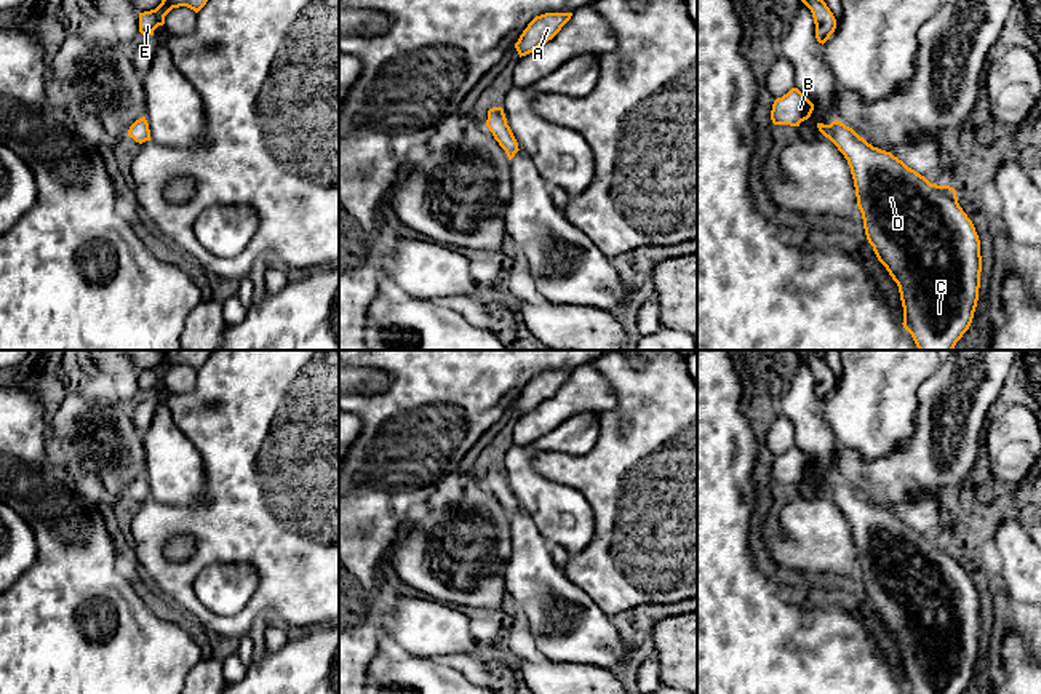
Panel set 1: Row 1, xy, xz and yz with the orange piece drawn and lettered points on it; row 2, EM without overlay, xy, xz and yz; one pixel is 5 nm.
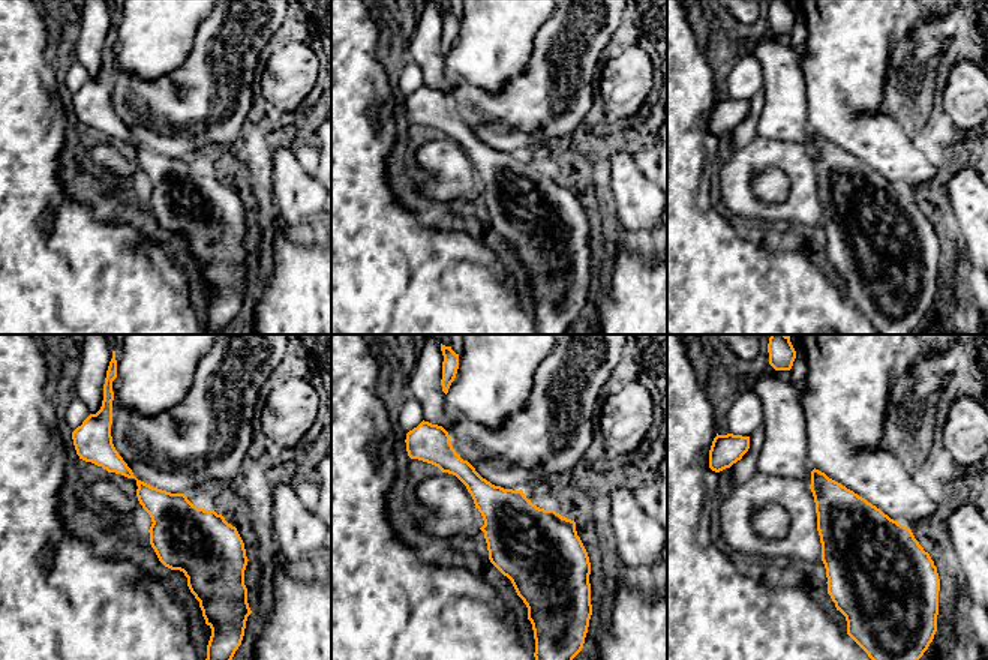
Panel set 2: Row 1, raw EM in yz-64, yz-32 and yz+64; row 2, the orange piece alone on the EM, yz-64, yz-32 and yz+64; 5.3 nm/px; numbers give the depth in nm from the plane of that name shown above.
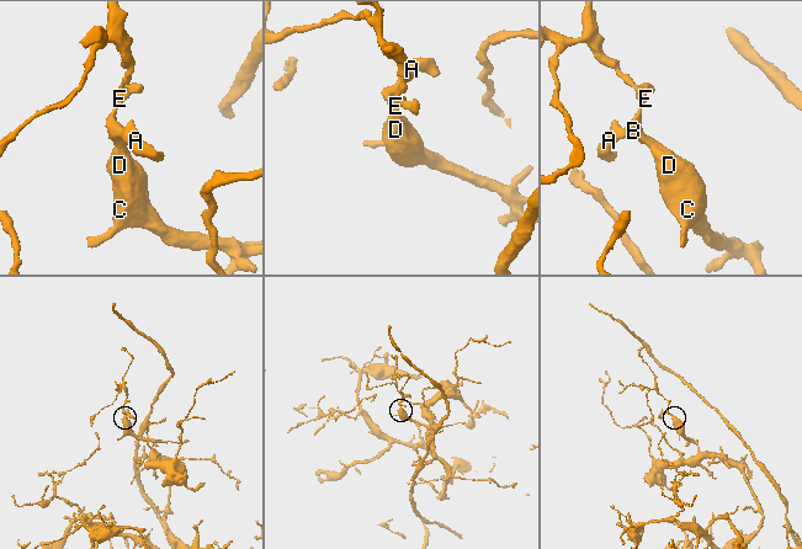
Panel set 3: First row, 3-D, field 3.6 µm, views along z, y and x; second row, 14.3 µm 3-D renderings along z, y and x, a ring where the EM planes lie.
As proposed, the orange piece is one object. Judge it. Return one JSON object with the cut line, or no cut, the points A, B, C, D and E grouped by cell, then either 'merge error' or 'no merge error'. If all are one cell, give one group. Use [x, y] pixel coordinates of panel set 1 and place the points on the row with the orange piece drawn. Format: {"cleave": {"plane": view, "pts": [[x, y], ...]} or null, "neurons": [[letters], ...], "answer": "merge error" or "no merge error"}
{"cleave": null, "neurons": [["A", "B", "C", "D", "E"]], "answer": "no merge error"}

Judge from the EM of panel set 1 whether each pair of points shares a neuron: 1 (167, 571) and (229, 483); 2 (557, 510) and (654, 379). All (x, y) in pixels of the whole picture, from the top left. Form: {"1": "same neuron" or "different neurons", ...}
{"1": "same neuron", "2": "different neurons"}

